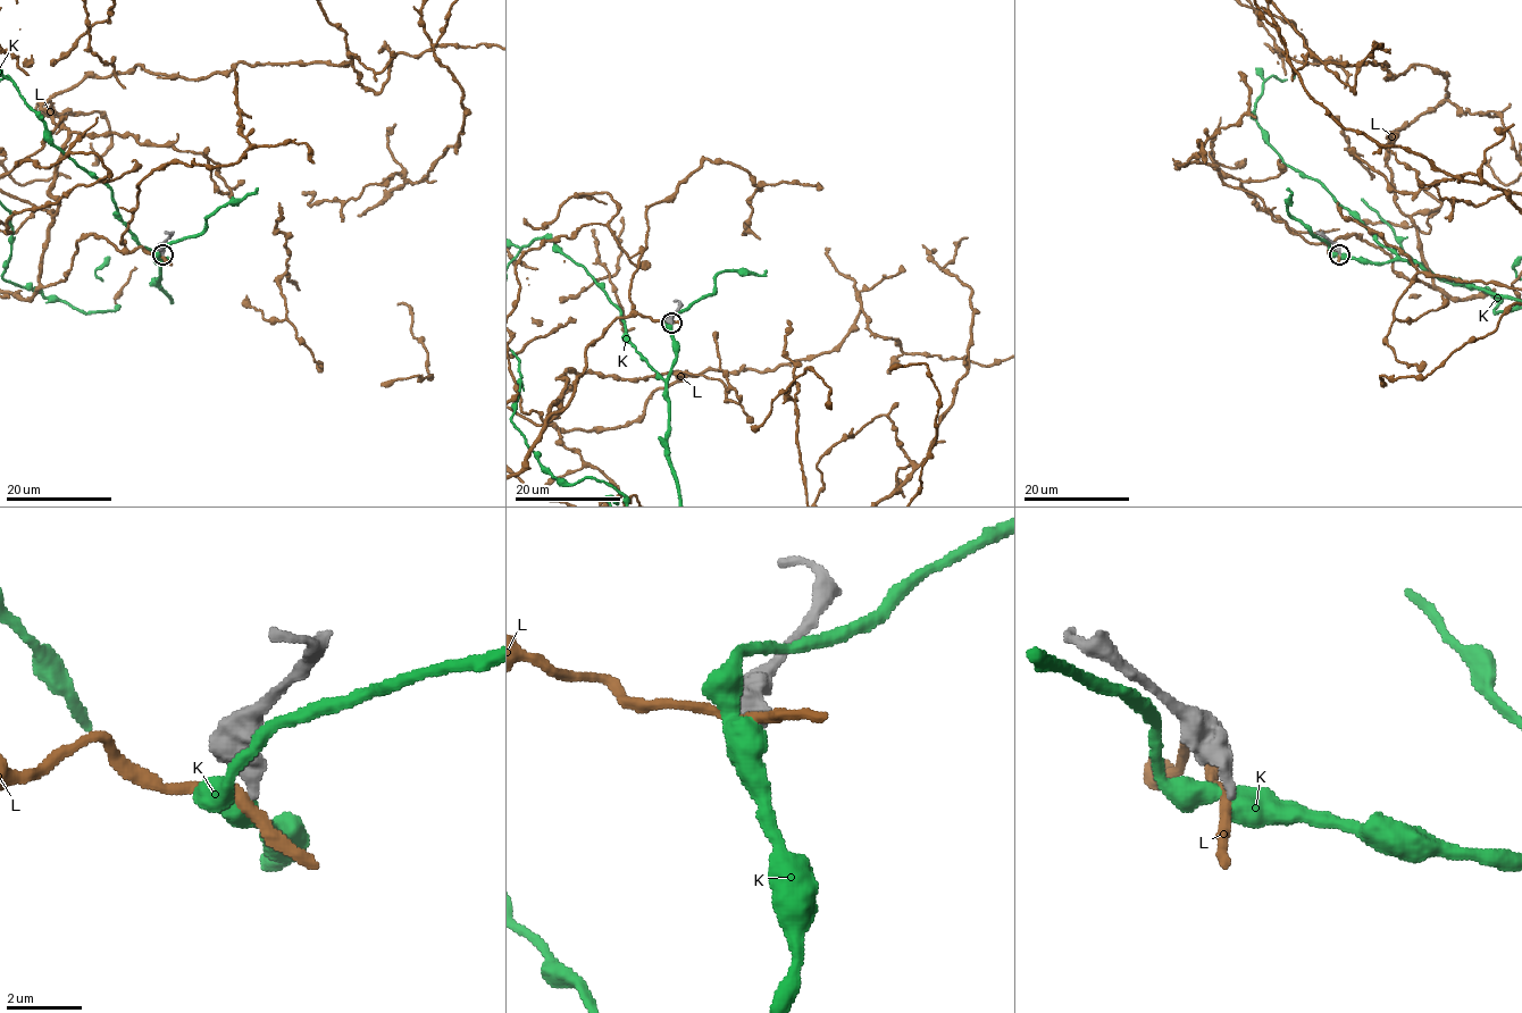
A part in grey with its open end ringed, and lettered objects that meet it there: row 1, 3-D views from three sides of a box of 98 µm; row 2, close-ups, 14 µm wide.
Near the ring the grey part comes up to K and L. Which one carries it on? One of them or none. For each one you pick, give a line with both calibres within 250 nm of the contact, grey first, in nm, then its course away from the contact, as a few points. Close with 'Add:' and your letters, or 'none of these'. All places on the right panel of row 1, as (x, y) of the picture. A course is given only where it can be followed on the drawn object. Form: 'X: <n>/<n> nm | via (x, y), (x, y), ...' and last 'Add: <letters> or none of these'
Add: none of these

